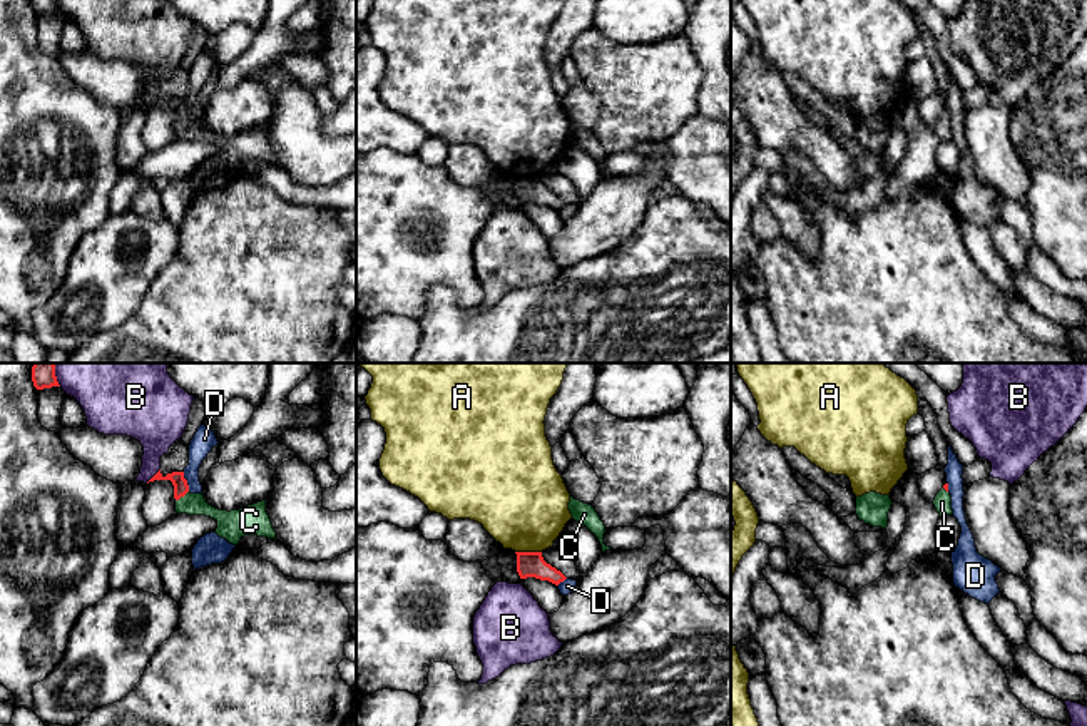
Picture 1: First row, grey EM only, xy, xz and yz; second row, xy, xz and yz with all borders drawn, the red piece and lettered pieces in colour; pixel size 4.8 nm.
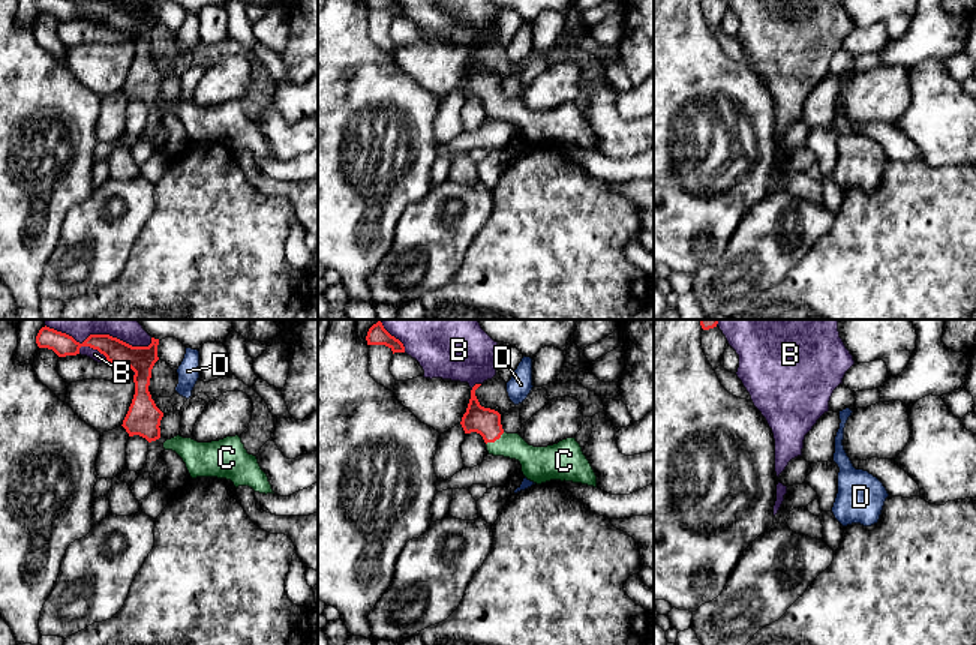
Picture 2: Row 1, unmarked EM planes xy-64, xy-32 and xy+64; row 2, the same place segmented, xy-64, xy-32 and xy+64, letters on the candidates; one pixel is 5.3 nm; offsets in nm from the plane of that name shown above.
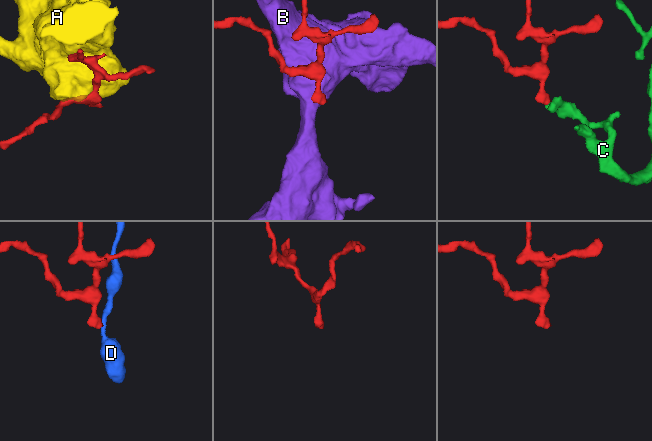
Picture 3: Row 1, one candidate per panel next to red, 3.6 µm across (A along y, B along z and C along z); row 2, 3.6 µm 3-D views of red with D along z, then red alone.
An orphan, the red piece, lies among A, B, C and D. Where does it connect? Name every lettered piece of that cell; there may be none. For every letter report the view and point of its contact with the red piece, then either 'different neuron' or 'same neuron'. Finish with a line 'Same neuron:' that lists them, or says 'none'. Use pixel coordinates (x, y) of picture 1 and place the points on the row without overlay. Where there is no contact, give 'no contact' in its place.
A: contact xz (529, 178); different neuron
B: contact xy (154, 101); different neuron
C: contact xy (181, 121); same neuron
D: contact xy (186, 107); different neuron
Same neuron: C

